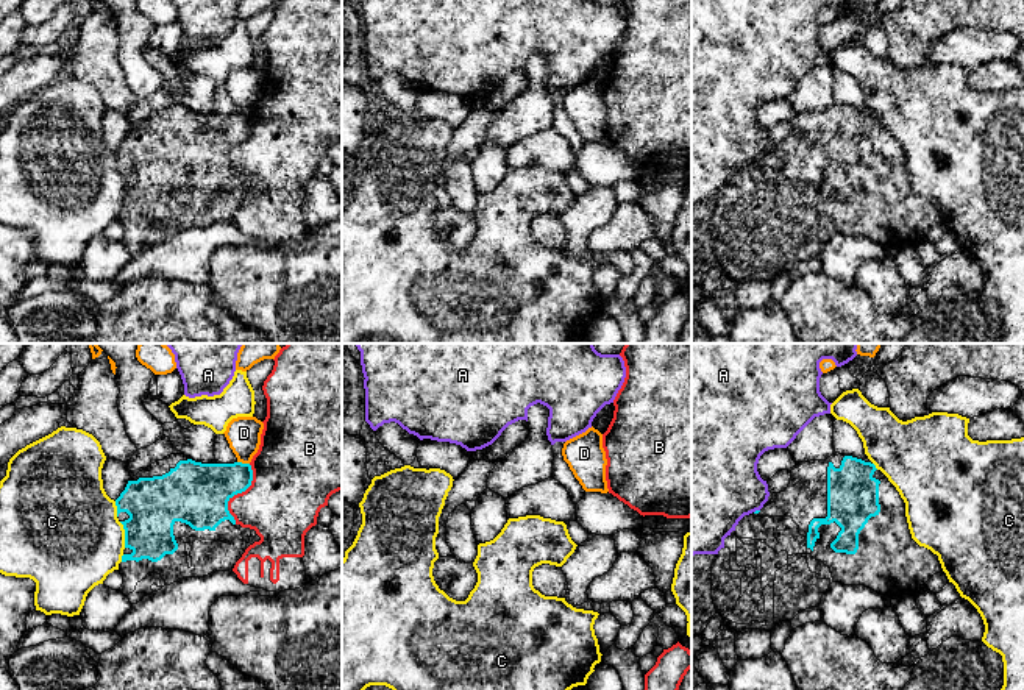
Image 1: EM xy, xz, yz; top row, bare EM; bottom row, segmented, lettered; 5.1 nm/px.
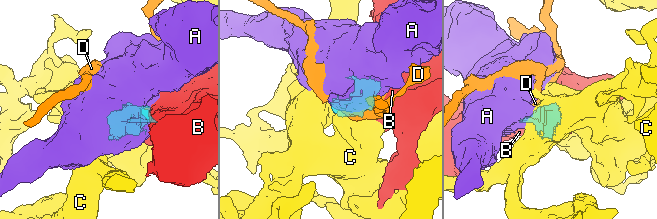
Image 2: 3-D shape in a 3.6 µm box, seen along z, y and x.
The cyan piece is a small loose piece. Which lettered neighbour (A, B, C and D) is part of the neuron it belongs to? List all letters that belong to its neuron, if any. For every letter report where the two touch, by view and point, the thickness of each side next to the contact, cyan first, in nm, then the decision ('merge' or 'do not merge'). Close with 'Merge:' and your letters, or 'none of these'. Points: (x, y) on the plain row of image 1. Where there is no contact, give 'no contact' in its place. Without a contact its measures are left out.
A: contact yz (756, 161); calibres 20 and 440 nm; do not merge
B: contact xy (238, 142); calibres 320 and 380 nm; do not merge
C: contact xy (125, 184); calibres 280 and 480 nm; do not merge
D: contact xy (244, 114); calibres 280 and 180 nm; do not merge
Merge: none of these

